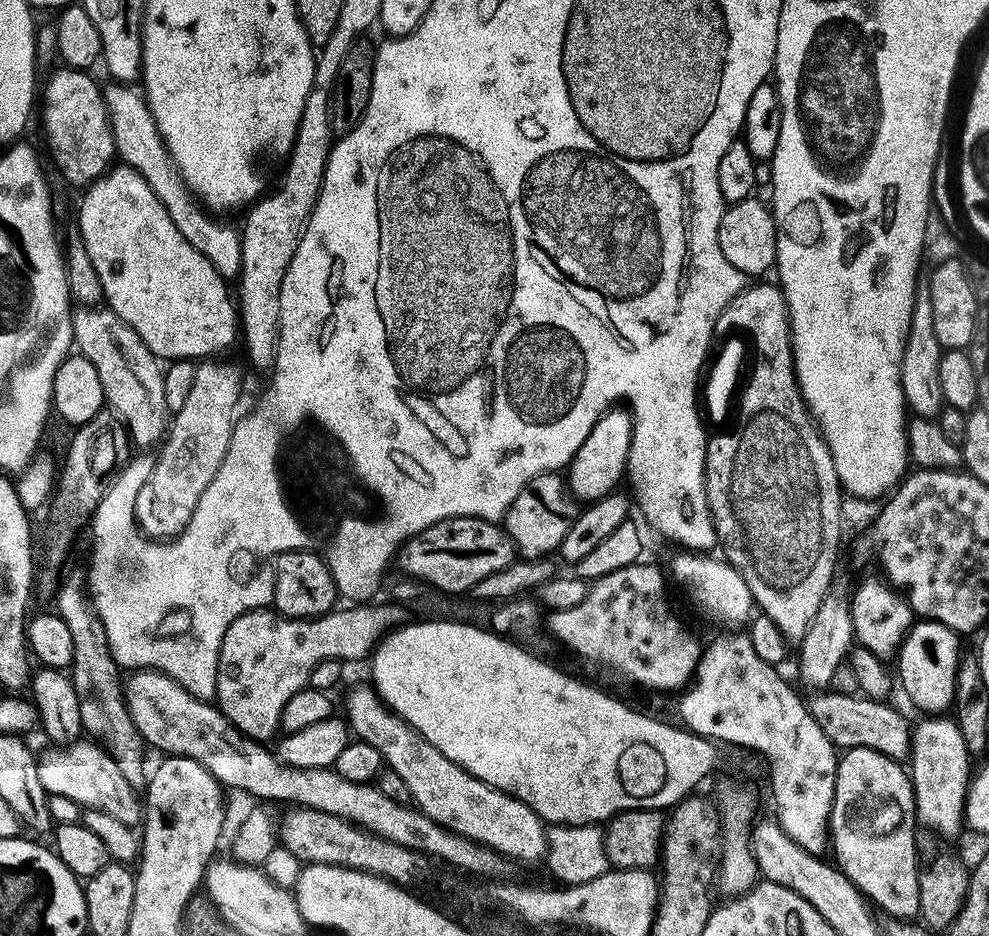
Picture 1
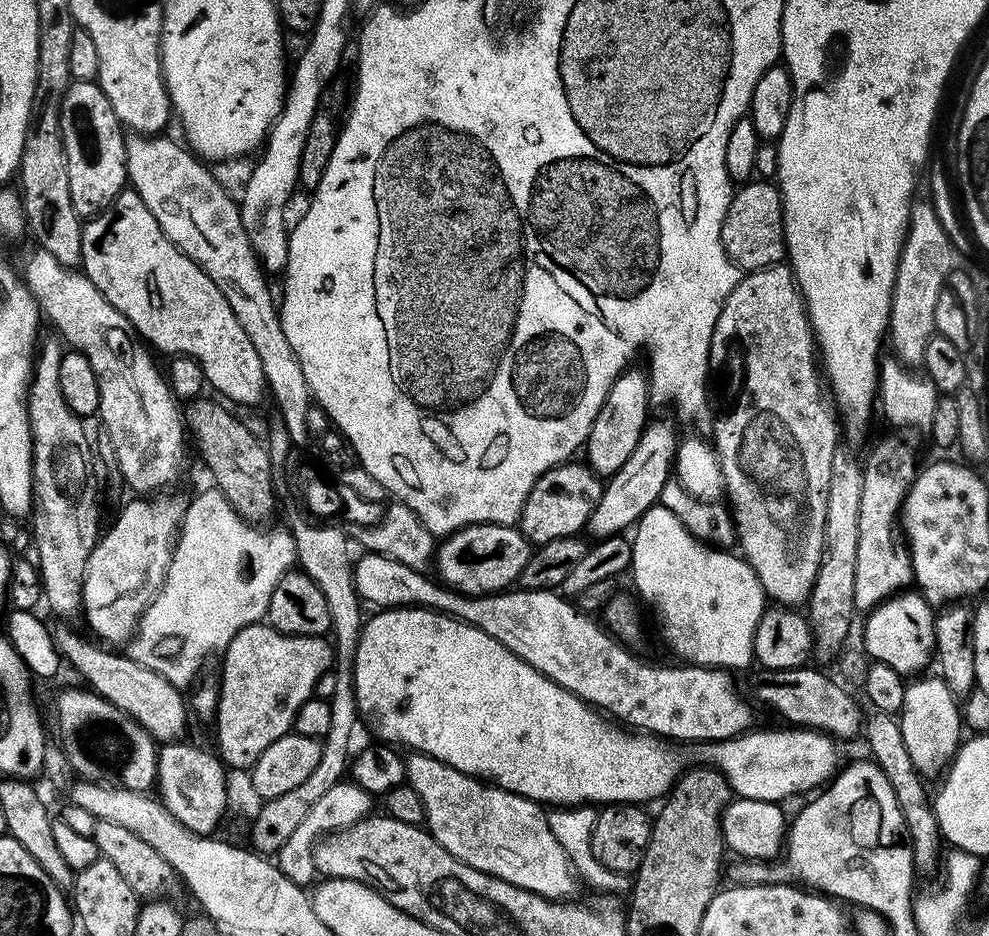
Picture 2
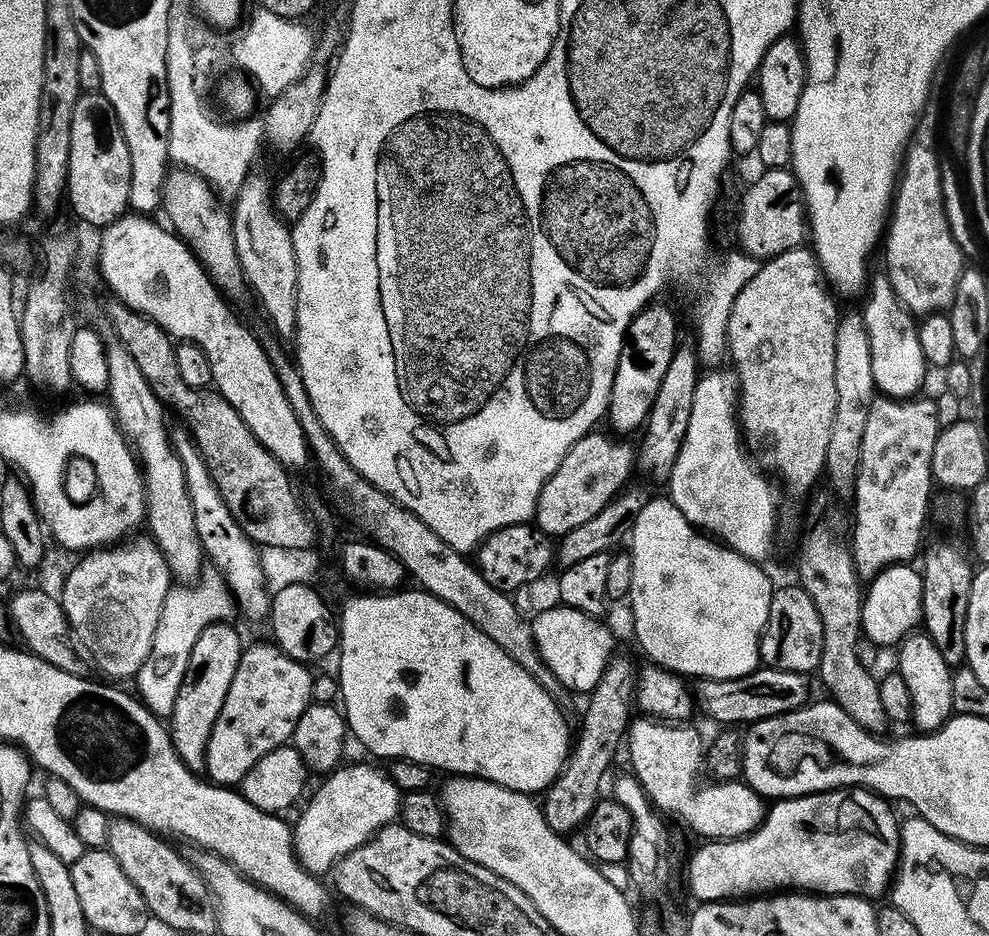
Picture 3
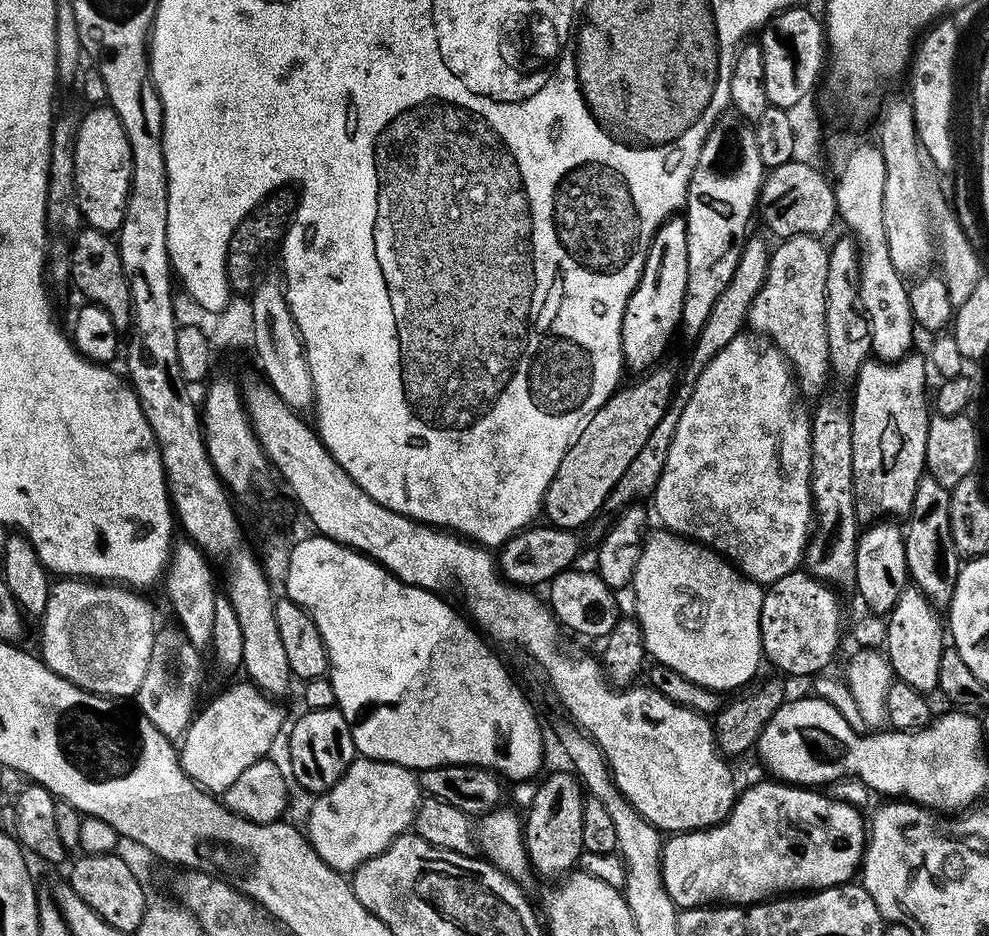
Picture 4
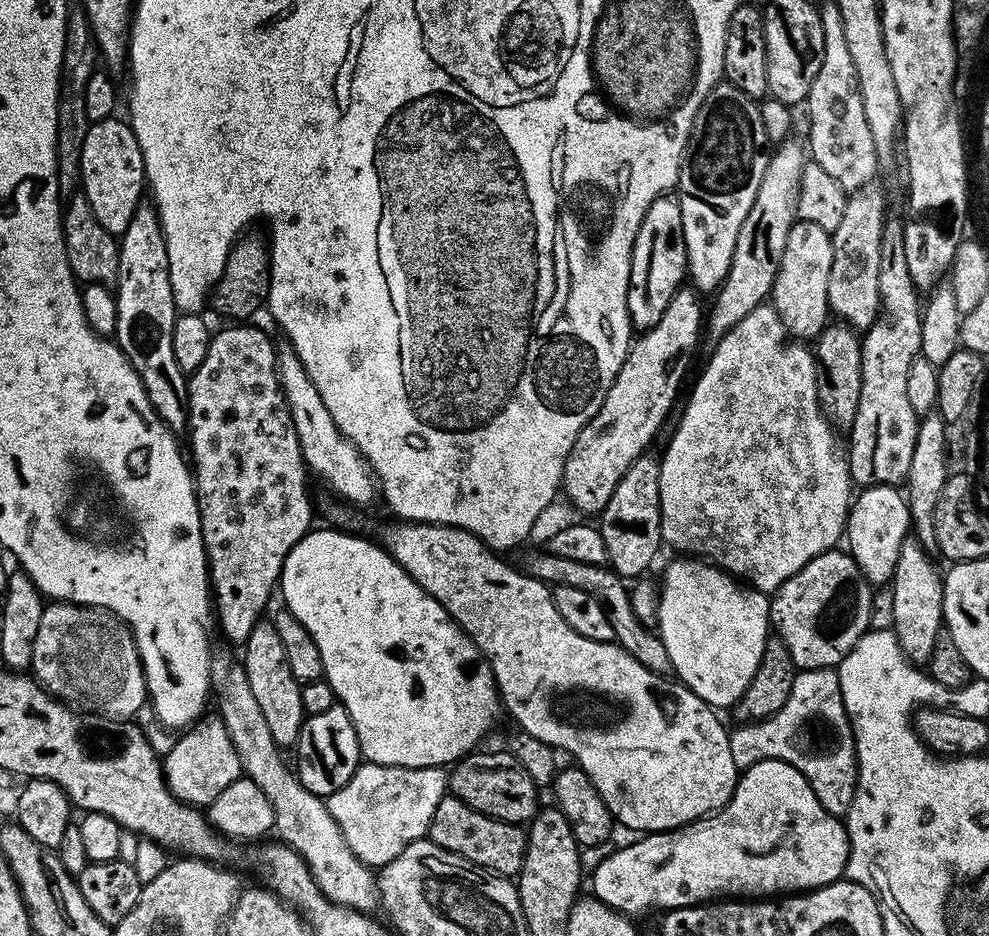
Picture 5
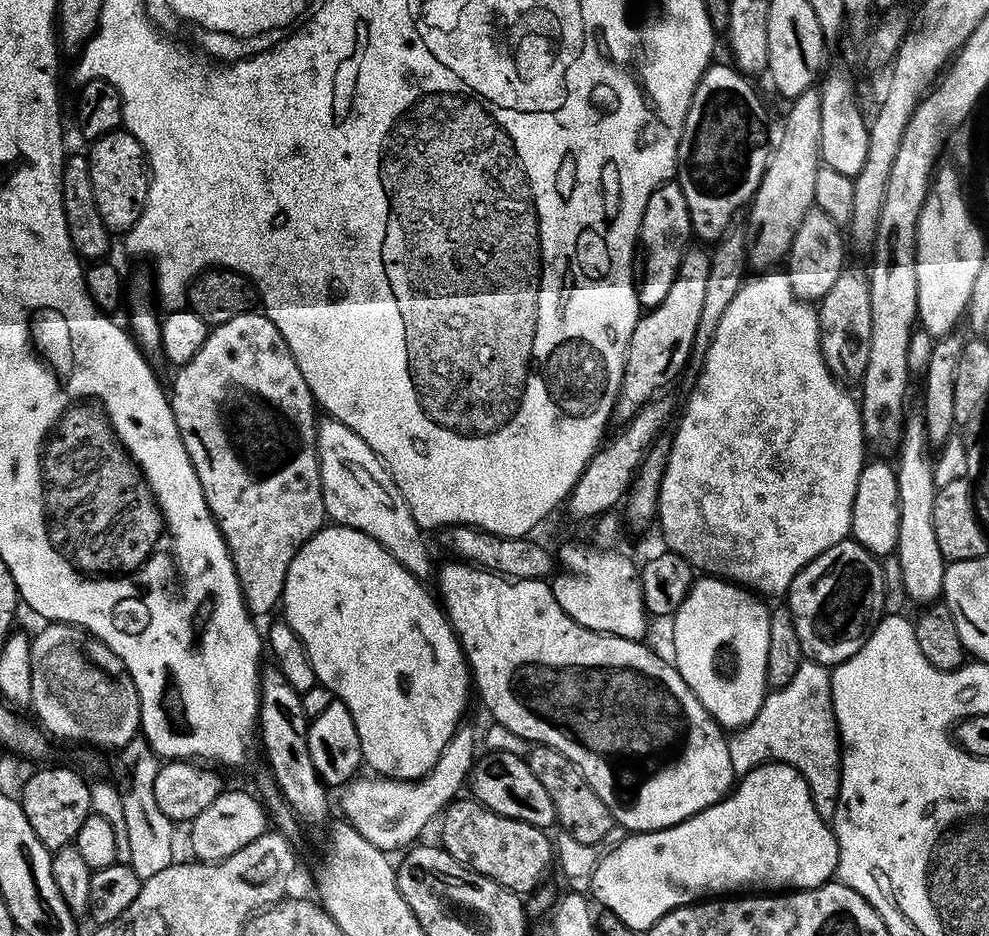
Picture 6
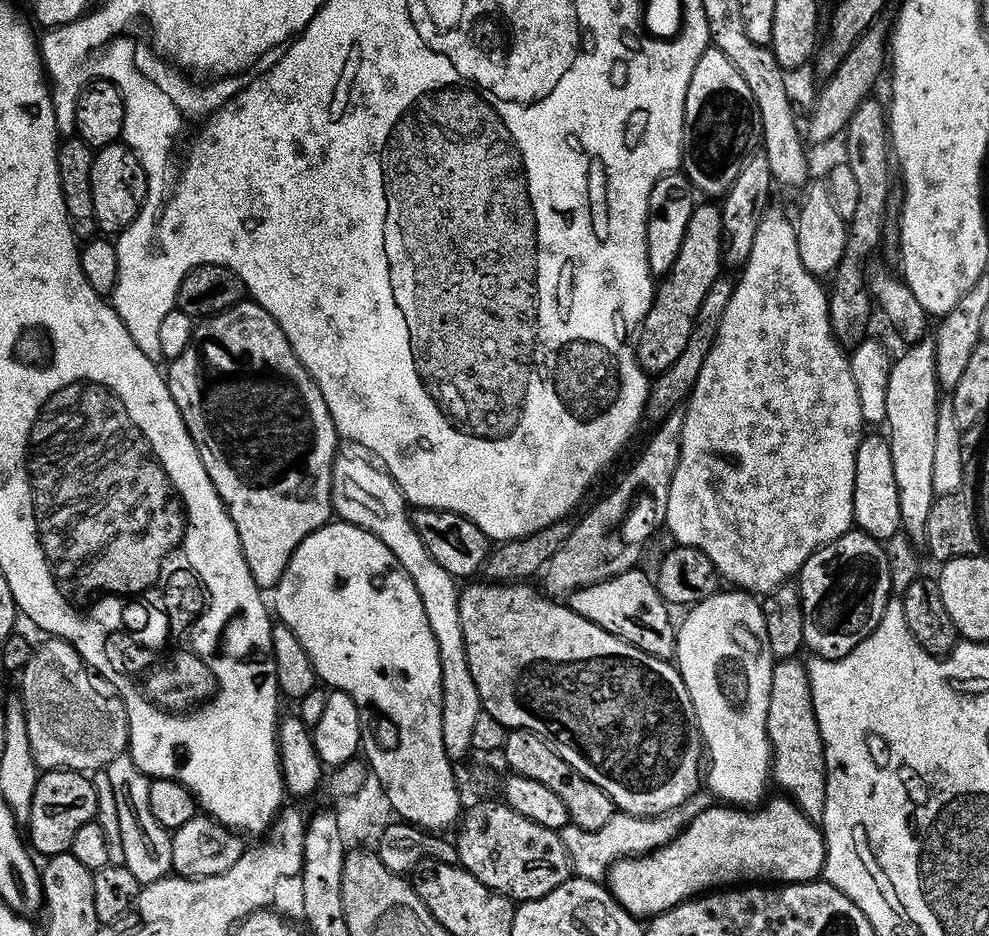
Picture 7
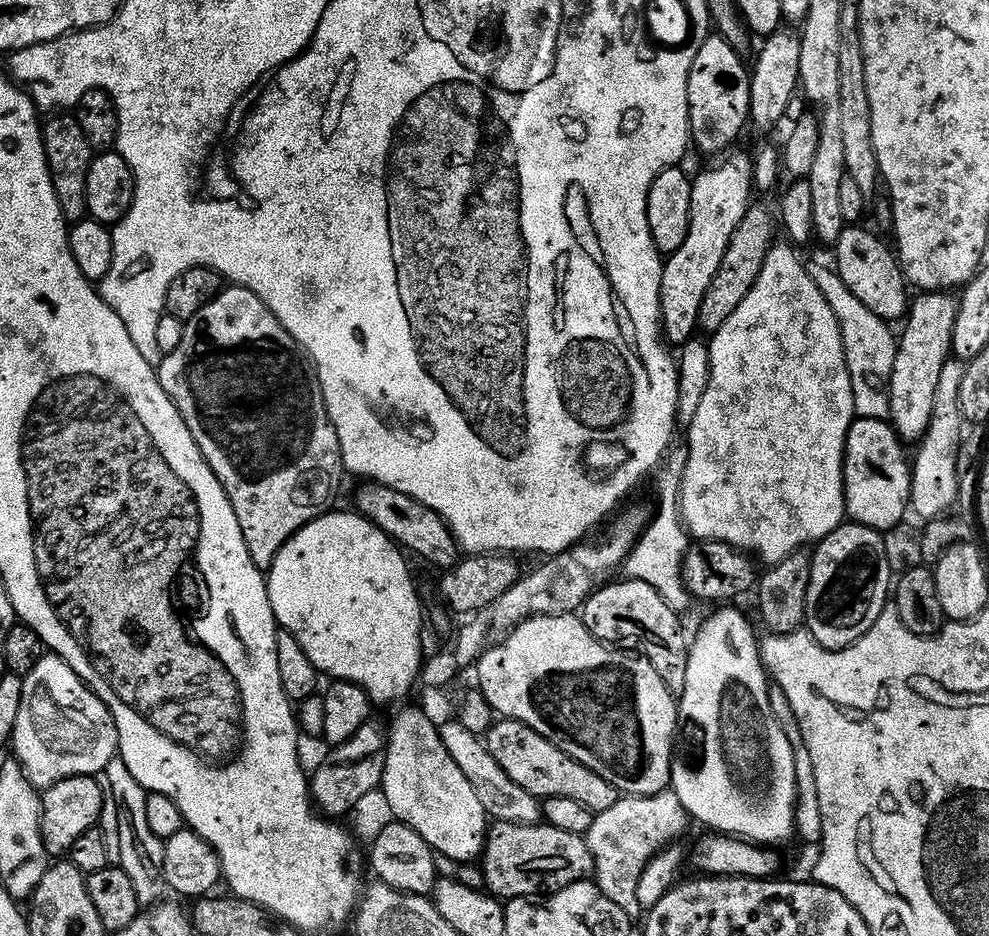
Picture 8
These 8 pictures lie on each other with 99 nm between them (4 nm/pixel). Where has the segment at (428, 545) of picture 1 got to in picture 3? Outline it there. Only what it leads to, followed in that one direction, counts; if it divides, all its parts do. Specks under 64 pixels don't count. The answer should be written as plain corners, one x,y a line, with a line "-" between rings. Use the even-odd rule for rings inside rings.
535,523
511,524
492,532
481,540
475,549
475,567
480,569
482,578
500,592
516,594
523,584
532,584
548,567
554,564
554,540
537,528

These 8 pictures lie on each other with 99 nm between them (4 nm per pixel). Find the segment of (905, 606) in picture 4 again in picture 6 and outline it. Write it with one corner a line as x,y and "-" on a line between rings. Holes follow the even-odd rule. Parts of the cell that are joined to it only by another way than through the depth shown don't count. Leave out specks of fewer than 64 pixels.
909,415
905,419
904,427
900,434
900,447
898,449
898,457
900,456
900,461
895,461
894,467
896,469
896,481
898,482
898,542
896,543
895,556
898,558
898,566
902,566
902,586
904,587
905,597
909,601
912,600
919,606
927,606
933,602
939,601
941,599
944,590
944,570
946,567
946,561
942,558
942,549
938,547
937,540
934,539
934,498
936,497
937,486
935,484
935,474
933,472
933,461
929,458
928,451
930,451
930,445
926,434
924,433
924,421
919,415
912,416

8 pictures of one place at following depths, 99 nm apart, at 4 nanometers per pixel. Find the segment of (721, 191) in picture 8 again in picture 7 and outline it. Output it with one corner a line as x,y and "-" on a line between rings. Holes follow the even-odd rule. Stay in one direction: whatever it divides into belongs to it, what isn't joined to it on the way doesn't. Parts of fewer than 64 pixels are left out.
700,203
693,207
690,222
686,222
686,238
682,238
682,250
678,250
678,258
674,258
674,266
668,275
659,281
650,310
644,313
638,328
636,360
649,374
664,372
674,366
674,362
678,362
678,354
682,354
694,326
694,314
698,314
698,306
702,306
706,290
710,290
712,283
721,275
724,231
720,210
715,203

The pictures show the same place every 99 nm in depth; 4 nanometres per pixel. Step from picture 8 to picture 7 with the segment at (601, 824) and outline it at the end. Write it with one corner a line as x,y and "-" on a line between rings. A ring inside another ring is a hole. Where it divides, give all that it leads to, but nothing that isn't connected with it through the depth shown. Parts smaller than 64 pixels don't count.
706,788
697,789
683,803
681,808
661,816
634,816
628,813
614,812
605,826
596,831
586,831
576,824
569,822
566,827
559,829
563,845
566,846
571,871
587,880
601,881
615,860
627,856
641,856
653,852
656,848
668,844
681,831
685,824
692,821
698,814
715,807
716,799

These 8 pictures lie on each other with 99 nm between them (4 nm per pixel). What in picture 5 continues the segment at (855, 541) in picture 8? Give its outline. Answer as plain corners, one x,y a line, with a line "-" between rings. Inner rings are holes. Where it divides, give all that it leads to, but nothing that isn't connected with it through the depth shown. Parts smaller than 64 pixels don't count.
829,550
815,556
770,596
770,624
786,642
797,669
833,668
869,631
873,585
862,574
858,562
844,550

